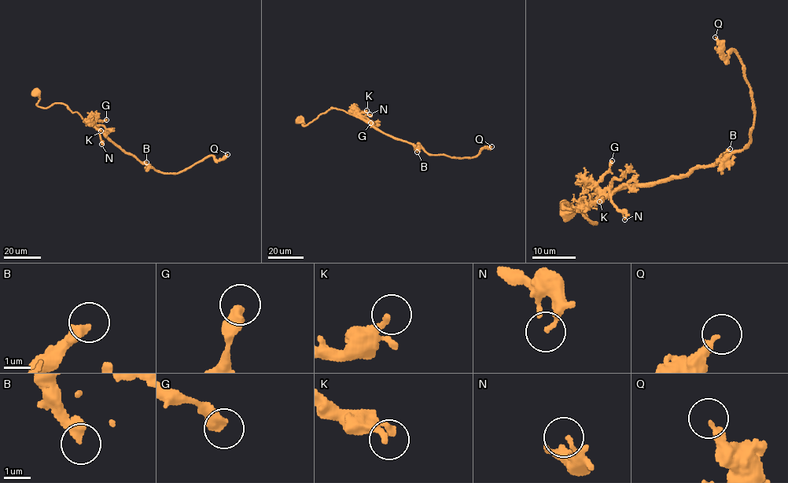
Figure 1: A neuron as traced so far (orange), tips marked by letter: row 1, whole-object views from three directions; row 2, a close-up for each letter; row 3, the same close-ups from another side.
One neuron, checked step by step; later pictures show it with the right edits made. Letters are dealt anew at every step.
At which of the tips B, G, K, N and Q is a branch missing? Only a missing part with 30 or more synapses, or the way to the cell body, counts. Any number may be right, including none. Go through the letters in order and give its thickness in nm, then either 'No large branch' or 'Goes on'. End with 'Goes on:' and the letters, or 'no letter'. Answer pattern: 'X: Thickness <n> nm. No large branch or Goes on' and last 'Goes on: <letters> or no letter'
B: Thickness 320 nm. No large branch
G: Thickness 480 nm. No large branch
K: Thickness 200 nm. No large branch
N: Thickness 170 nm. No large branch
Q: Thickness 240 nm. No large branch
Goes on: no letter

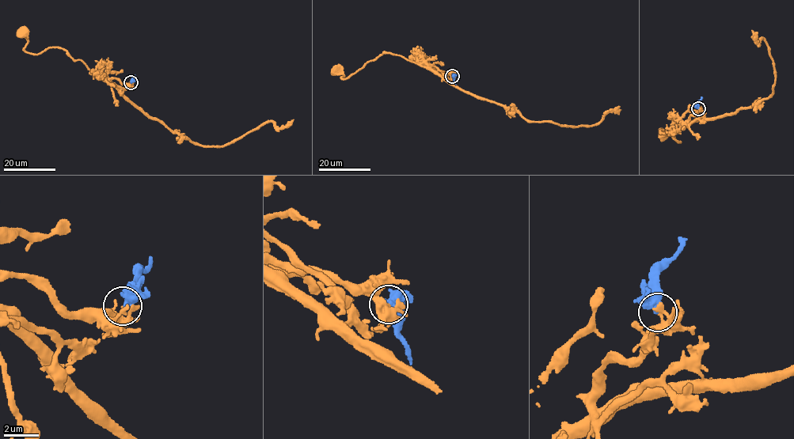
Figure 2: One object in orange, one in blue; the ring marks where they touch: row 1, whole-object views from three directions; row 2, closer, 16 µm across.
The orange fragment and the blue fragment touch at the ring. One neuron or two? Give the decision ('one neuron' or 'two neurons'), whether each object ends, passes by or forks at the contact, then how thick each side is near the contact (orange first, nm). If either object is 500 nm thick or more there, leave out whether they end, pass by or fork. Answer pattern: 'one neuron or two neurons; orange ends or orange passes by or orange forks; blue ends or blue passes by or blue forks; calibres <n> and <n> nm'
two neurons; calibres 280 and 600 nm

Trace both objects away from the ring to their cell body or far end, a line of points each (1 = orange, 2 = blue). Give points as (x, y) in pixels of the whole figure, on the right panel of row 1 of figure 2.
1: (697, 108), (682, 128), (666, 129), (665, 134), (659, 130), (680, 142), (662, 133)
2: (697, 108), (700, 96)

